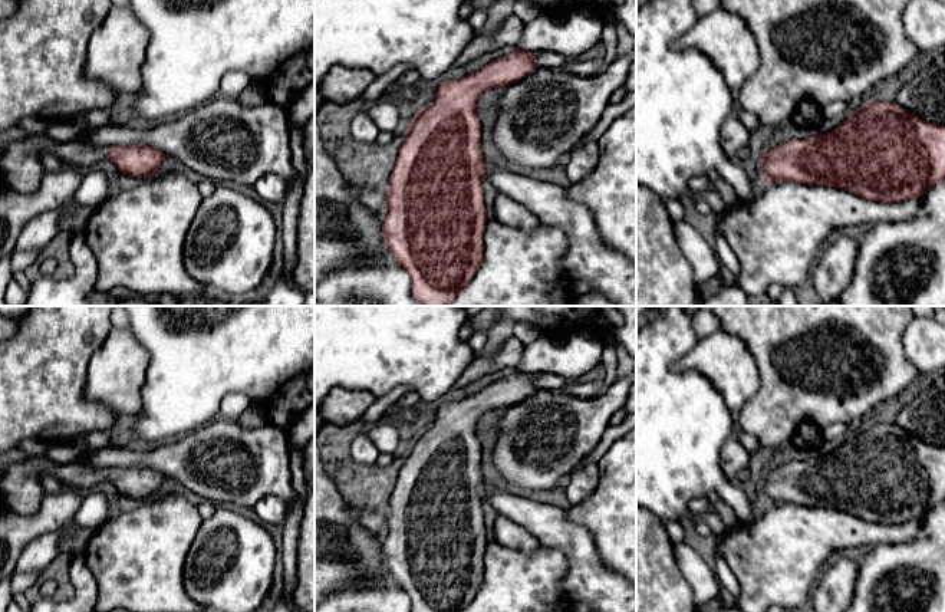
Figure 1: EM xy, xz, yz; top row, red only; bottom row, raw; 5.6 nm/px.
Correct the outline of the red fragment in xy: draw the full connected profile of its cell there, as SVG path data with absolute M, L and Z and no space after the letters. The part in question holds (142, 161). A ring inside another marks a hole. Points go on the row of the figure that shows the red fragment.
M46 134L11 142L0 155L0 178L7 190L32 194L42 184L46 171L43 152L53 152L68 165L93 168L103 158L111 159L121 172L146 178L159 172L165 154L148 145L95 147L83 141L56 142Z

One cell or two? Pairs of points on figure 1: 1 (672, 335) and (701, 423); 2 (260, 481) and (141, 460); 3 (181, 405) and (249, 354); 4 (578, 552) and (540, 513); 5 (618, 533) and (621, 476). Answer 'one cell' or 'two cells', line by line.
1: one cell
2: one cell
3: one cell
4: one cell
5: one cell

